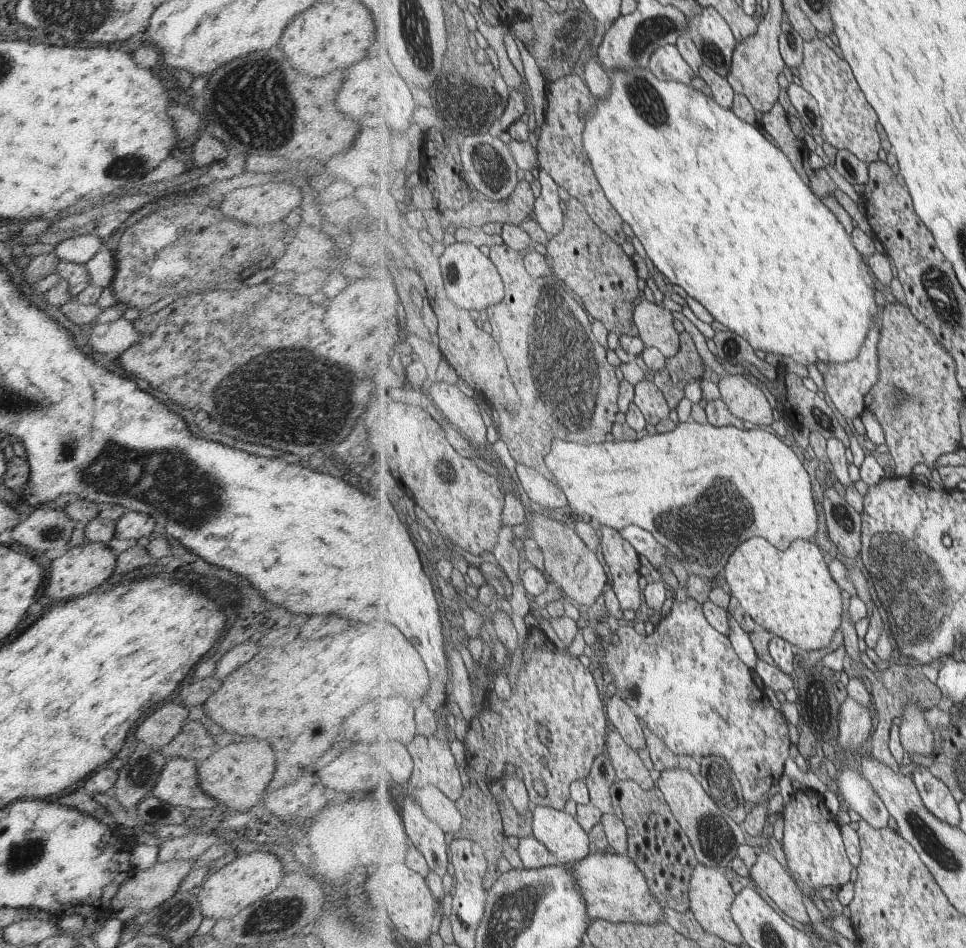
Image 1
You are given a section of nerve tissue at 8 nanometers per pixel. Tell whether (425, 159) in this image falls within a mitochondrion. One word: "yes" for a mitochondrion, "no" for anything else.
no

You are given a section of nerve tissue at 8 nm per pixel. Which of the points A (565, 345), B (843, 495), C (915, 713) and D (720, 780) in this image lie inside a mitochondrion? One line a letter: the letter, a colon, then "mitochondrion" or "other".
A: mitochondrion
B: other
C: other
D: mitochondrion

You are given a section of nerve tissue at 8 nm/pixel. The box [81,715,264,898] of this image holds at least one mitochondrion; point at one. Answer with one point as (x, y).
(141, 774)

